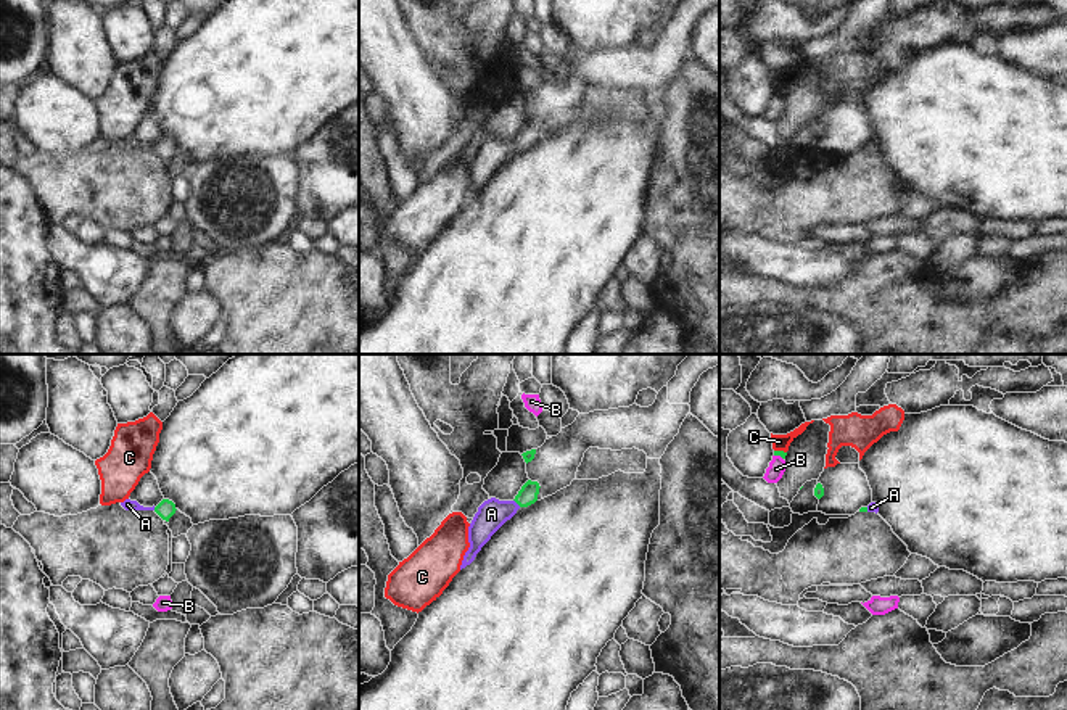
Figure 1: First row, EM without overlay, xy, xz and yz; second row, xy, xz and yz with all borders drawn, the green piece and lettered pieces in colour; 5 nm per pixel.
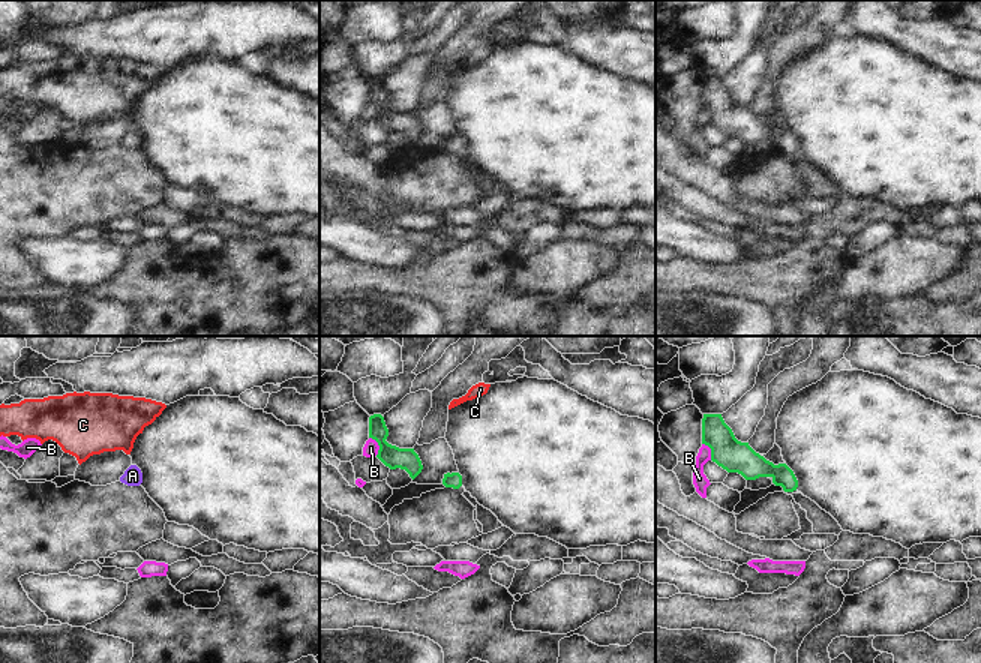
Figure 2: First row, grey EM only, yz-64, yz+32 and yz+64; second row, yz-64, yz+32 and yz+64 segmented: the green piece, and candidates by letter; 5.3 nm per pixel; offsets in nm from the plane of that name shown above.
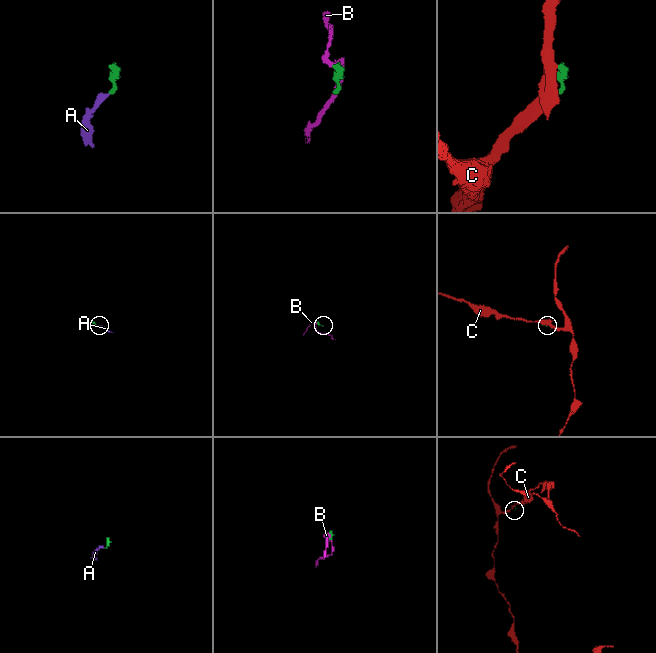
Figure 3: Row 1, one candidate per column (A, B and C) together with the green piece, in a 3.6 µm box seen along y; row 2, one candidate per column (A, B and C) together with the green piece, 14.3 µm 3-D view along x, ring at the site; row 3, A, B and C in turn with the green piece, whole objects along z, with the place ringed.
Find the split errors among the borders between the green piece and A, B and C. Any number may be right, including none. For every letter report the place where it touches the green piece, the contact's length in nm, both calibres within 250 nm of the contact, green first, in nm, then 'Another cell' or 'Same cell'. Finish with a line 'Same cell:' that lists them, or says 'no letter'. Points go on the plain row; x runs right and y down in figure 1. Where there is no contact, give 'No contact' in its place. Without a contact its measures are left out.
A: Touches green at xz (517, 142). Shared border 50 nm. Thickness 100 nm (green) against 150 nm. Same cell
B: Touches green at yz (779, 94). Shared border 50 nm. Thickness 40 nm (green) against 90 nm. Another cell
C: Touches green at yz (781, 90). Shared border 70 nm. Thickness 40 nm (green) against 80 nm. Another cell
Same cell: A

